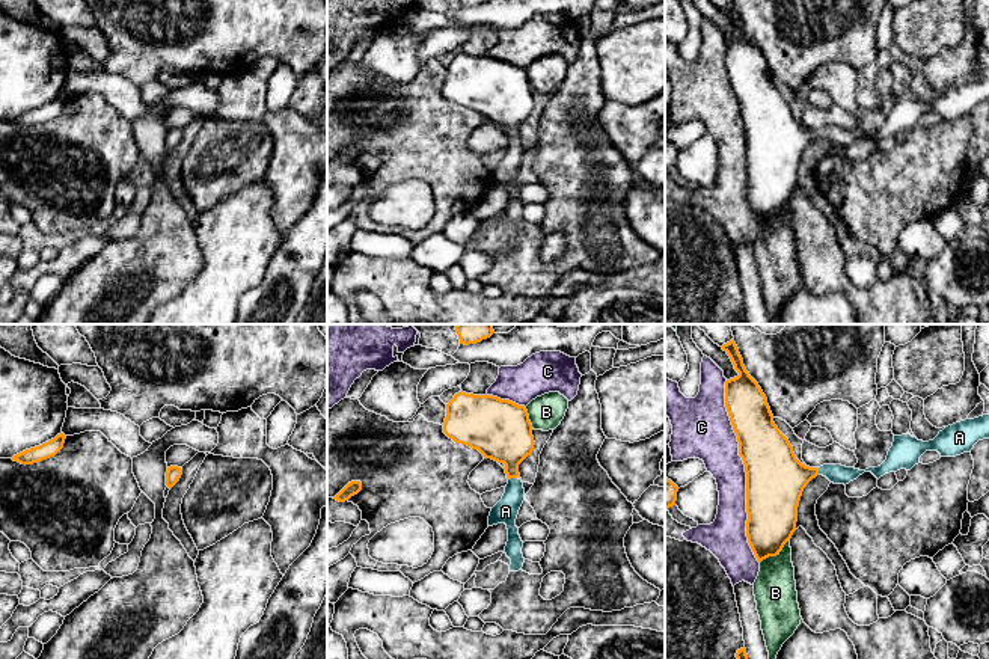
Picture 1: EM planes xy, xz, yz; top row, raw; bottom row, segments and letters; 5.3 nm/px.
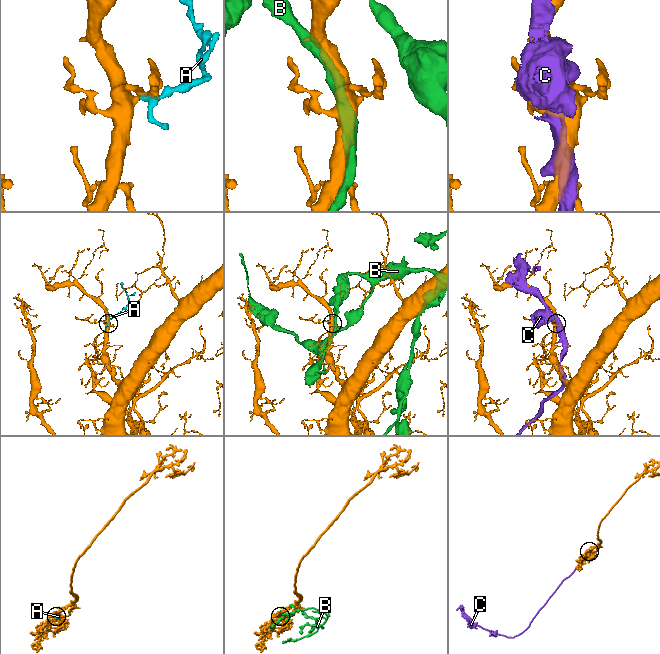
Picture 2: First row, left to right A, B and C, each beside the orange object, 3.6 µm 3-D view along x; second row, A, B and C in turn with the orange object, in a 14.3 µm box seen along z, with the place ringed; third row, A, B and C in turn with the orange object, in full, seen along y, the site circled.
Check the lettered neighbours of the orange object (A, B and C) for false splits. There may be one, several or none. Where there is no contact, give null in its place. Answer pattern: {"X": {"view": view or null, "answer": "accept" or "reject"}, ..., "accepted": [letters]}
{"A": {"view": "xz", "answer": "accept"}, "B": {"view": "yz", "answer": "reject"}, "C": {"view": "yz", "answer": "reject"}, "accepted": ["A"]}

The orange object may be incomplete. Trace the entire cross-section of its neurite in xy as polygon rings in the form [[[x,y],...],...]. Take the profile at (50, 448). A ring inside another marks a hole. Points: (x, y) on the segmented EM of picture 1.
[[[60,433],[54,439],[51,439],[39,446],[26,449],[26,451],[14,455],[12,460],[18,461],[21,464],[33,464],[33,463],[47,460],[50,457],[54,457],[63,448],[65,439],[66,439],[66,436],[63,433]]]

